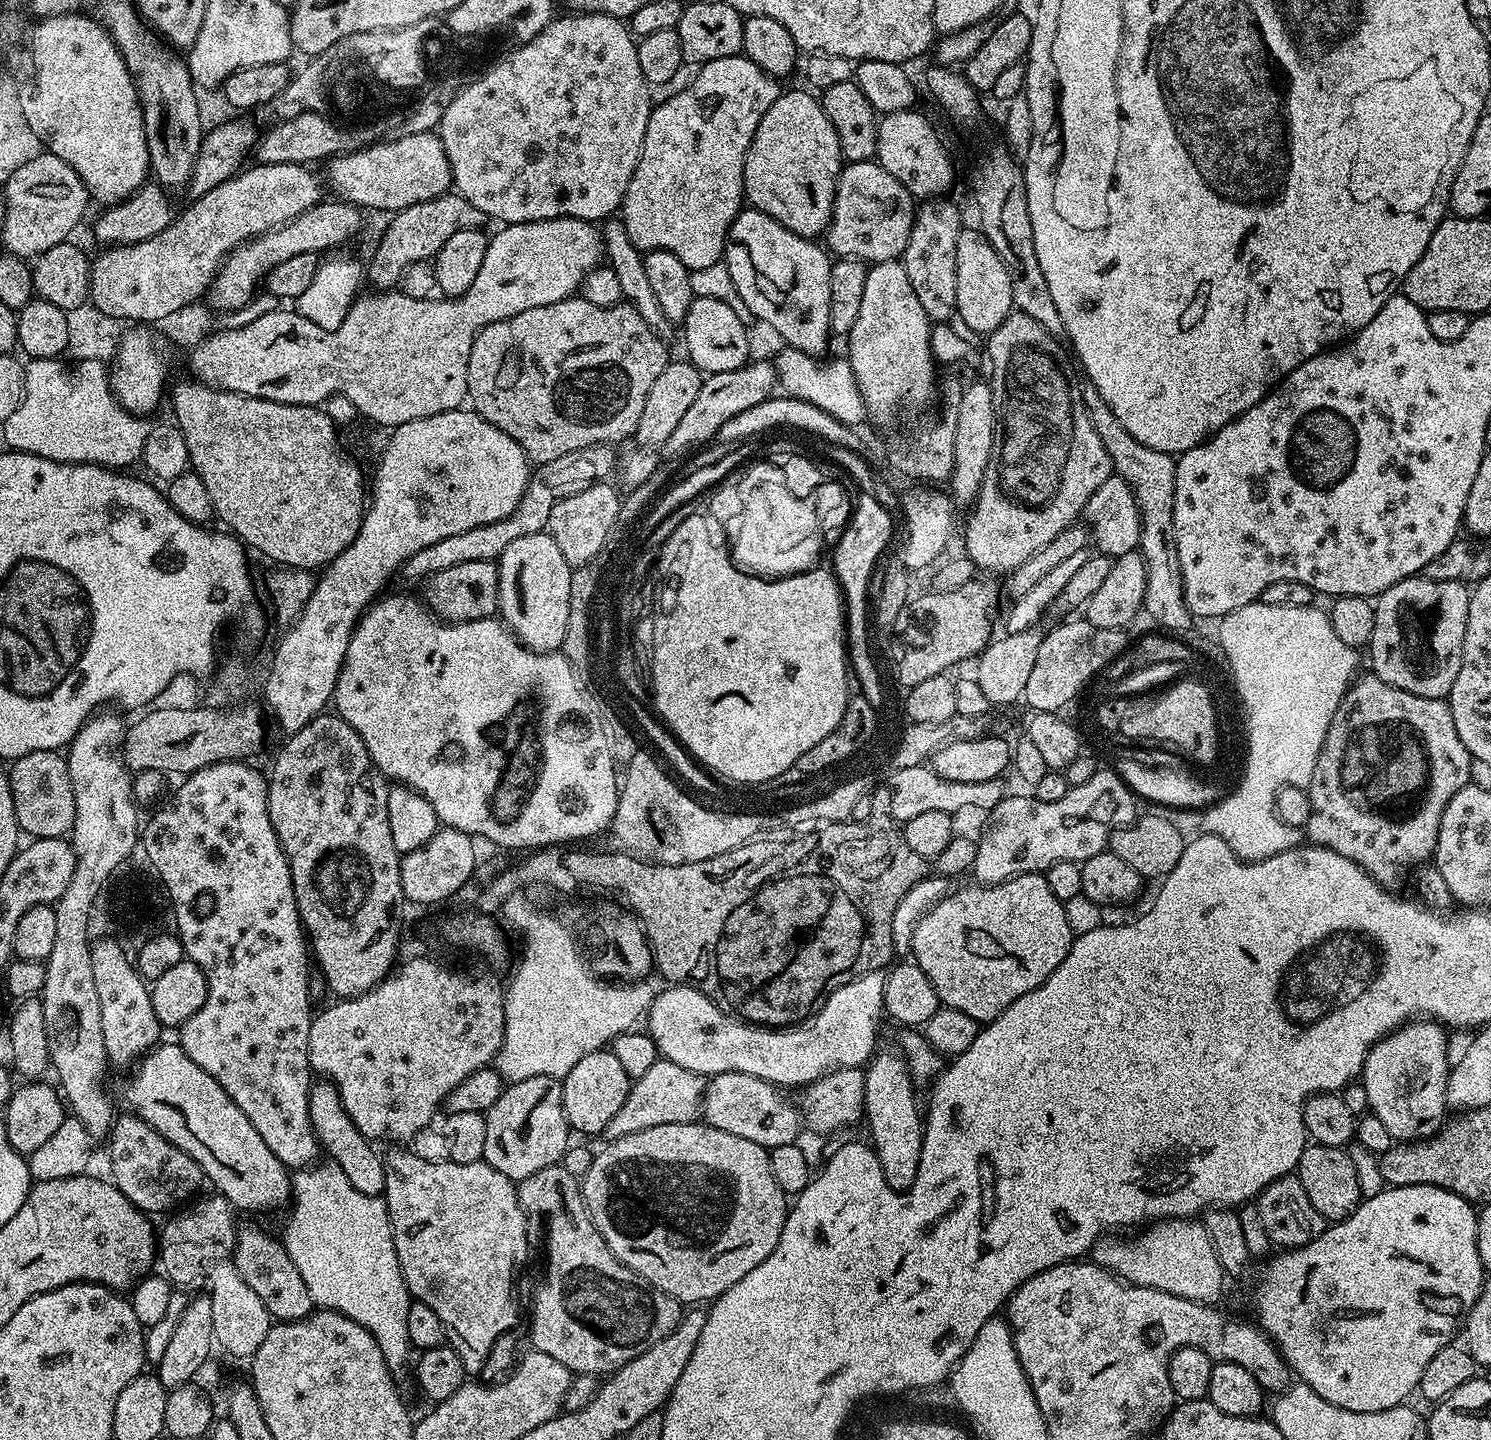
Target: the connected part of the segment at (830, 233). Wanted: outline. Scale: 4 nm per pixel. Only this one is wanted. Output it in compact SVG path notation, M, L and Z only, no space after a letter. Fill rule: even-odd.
M875 159L845 163L836 180L832 220L826 233L827 251L833 257L863 260L869 265L900 260L910 242L917 207L910 190Z

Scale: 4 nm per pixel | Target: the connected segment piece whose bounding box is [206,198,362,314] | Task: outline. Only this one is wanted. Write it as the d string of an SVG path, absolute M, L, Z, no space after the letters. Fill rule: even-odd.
M325 199L315 208L298 214L298 218L283 224L281 228L264 232L252 240L247 240L244 244L239 244L221 264L220 271L212 279L212 285L206 293L207 303L220 314L236 311L252 301L264 277L271 268L278 266L278 262L286 262L286 258L295 256L321 254L320 252L326 251L327 248L336 248L339 244L354 239L360 232L361 209L342 199L331 199Z

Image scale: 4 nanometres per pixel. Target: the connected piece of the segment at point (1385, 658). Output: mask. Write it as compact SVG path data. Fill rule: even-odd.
M1417 574L1408 580L1392 584L1381 592L1374 600L1374 634L1366 649L1367 655L1372 655L1371 671L1378 678L1382 678L1382 682L1398 690L1406 690L1422 698L1445 699L1454 686L1454 678L1458 678L1458 666L1462 666L1469 591L1467 584L1434 582L1427 580L1422 574Z

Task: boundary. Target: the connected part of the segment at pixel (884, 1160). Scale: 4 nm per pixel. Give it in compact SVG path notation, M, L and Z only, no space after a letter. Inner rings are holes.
M877 1051L868 1061L864 1073L864 1116L868 1132L872 1135L871 1147L882 1166L886 1182L895 1192L907 1192L916 1181L924 1145L922 1108L916 1105L914 1077L908 1061L899 1051Z

